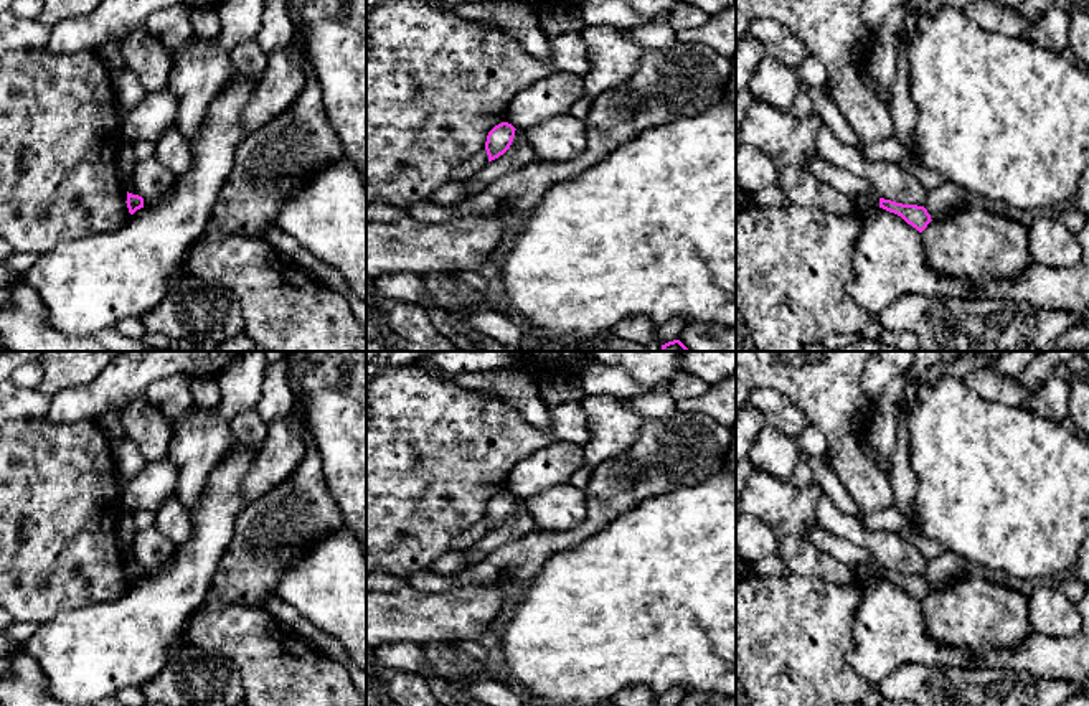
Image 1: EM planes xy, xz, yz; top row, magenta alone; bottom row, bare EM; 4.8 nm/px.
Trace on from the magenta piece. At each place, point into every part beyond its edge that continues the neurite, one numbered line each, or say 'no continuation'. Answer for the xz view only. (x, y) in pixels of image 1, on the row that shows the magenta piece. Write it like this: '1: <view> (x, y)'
no continuation

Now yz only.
no continuation

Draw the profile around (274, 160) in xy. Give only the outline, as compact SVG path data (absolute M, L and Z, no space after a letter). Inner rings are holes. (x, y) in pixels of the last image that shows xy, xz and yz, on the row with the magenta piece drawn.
M294 36L284 51L304 69L304 89L287 112L248 132L234 152L233 170L213 206L211 223L238 236L261 238L267 226L274 226L280 208L320 168L343 157L342 142L328 124L322 87L307 58L302 40Z

